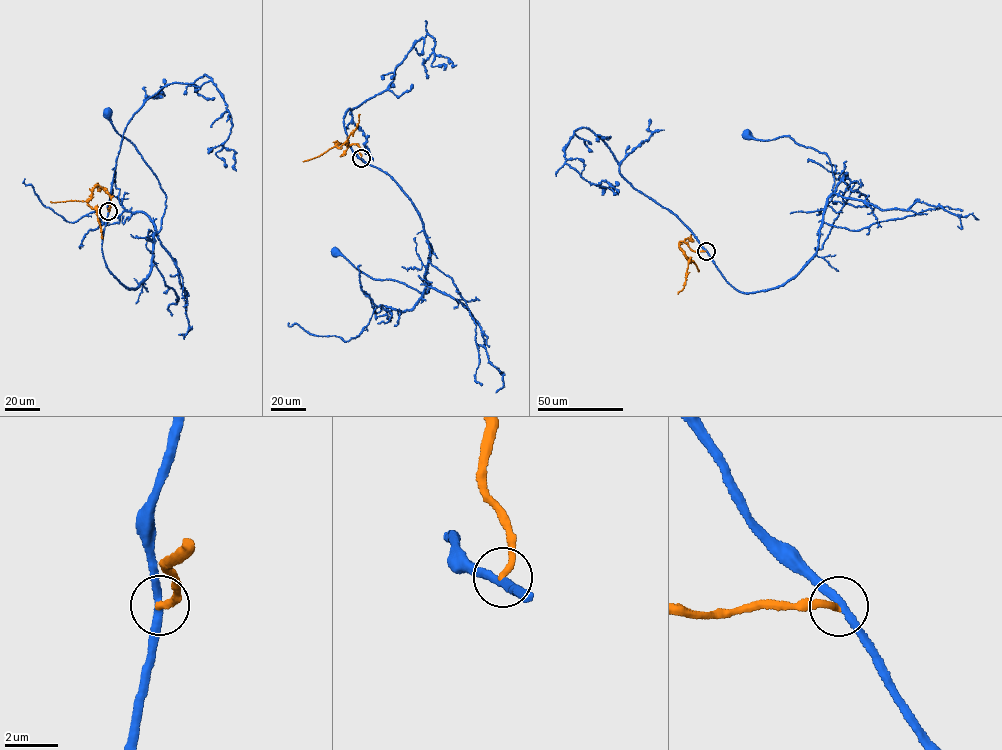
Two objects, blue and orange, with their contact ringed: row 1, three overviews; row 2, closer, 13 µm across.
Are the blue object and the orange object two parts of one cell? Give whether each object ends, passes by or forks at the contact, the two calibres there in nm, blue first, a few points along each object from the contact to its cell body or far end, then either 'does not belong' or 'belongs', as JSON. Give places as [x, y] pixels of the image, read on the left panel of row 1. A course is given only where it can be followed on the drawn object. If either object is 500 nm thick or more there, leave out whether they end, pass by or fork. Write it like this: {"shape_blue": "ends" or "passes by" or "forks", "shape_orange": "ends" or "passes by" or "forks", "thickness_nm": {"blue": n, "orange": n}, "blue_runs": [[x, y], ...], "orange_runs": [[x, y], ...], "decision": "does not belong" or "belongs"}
{"shape_blue": "passes by", "shape_orange": "ends", "thickness_nm": {"blue": 280, "orange": 240}, "blue_runs": [[108, 211], [103, 259], [126, 288], [136, 288], [149, 273], [166, 195], [107, 112]], "orange_runs": [[108, 211], [110, 197], [96, 186], [87, 203], [96, 210], [102, 238]], "decision": "does not belong"}

